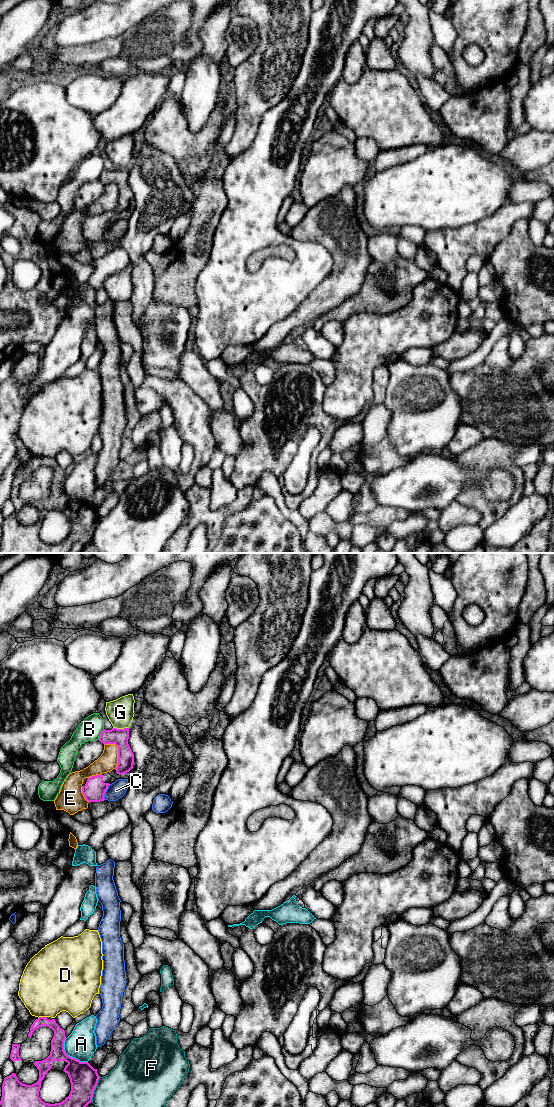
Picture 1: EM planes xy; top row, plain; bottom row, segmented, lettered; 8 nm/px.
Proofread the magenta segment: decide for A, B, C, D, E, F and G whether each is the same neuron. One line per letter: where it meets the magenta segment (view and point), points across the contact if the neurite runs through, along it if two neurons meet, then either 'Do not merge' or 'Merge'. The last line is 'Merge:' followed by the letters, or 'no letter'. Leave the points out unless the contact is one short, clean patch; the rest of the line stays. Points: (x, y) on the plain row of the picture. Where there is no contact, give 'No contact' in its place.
A: Touches magenta at xy (69, 496). Do not merge
B: Touches magenta at xy (100, 174). Do not merge
C: Touches magenta at xy (105, 231). Do not merge
D: Touches magenta at xy (42, 457). Boundary: xy (46, 456), (38, 458). Do not merge
E: Touches magenta at xy (118, 192). Do not merge
F: Touches magenta at xy (94, 529). Do not merge
G: Touches magenta at xy (121, 169). Path across: xy (119, 177), (121, 169), (120, 152). Merge
Merge: G

